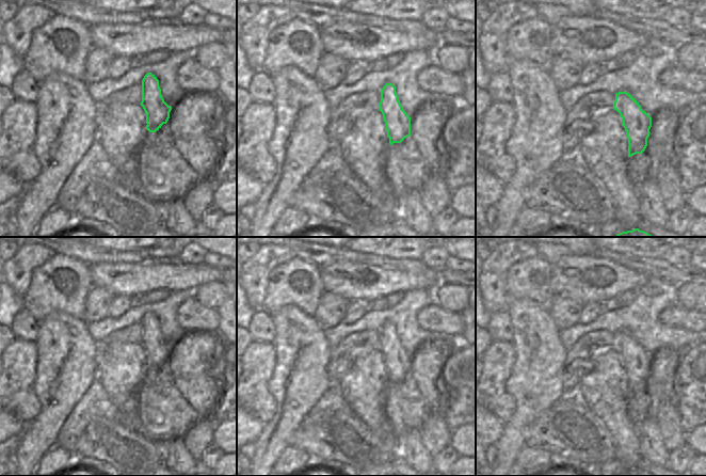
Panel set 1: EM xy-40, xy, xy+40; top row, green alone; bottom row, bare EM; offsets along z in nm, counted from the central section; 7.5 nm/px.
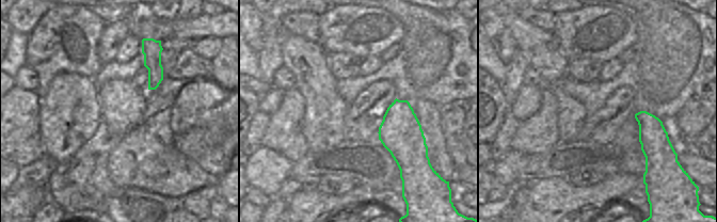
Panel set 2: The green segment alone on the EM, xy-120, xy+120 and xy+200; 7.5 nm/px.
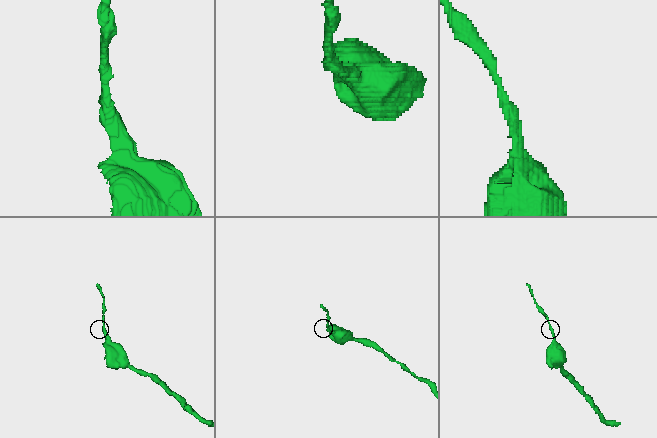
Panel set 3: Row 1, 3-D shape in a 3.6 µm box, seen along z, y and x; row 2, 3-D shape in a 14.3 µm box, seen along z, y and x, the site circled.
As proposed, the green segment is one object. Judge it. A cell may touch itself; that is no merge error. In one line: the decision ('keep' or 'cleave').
cleave

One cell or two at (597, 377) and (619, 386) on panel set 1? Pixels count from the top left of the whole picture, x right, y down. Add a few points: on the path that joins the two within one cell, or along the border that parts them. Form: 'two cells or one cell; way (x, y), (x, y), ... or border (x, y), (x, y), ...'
two cells; border (626, 376), (618, 377), (595, 392), (588, 393)

